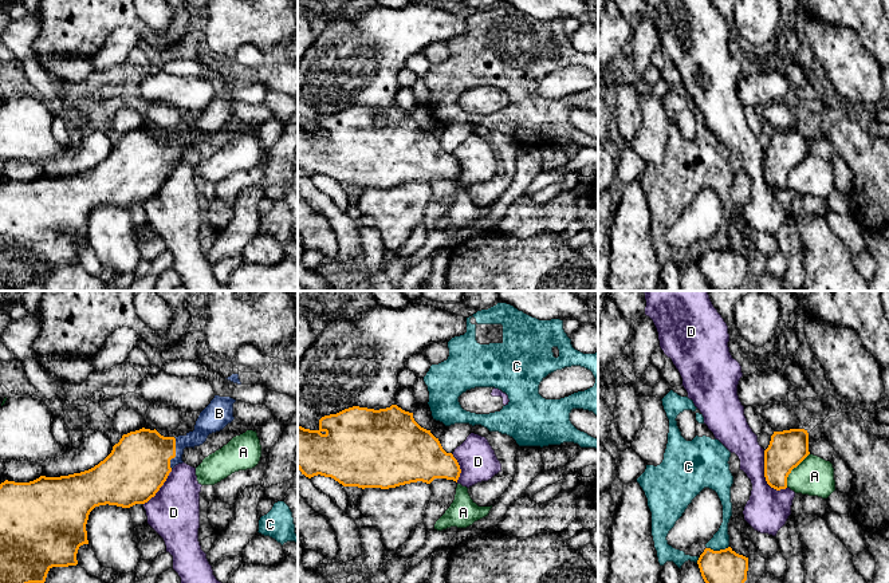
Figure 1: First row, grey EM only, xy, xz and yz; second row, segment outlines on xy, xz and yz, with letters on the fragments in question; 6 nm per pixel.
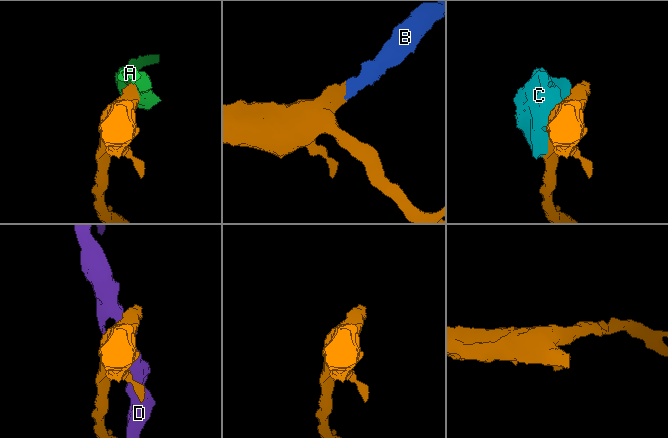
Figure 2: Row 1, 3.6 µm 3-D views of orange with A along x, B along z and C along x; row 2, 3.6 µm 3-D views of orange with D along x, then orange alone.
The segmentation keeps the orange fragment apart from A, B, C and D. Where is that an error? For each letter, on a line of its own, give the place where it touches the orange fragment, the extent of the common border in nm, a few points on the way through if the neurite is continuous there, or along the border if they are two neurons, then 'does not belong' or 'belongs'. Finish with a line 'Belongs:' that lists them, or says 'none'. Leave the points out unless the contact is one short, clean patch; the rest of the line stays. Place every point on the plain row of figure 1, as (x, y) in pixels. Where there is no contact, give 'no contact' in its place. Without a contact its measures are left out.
A: yz (791, 169) | 240 nm | does not belong
B: xy (174, 153) | 190 nm | across xy (138, 165), (148, 157), (174, 153), (205, 125) | belongs
C: yz (718, 251) | 140 nm | does not belong
D: yz (764, 176) | 280 nm | along yz (763, 150), (764, 180), (777, 189), (785, 189) | does not belong
Belongs: B

